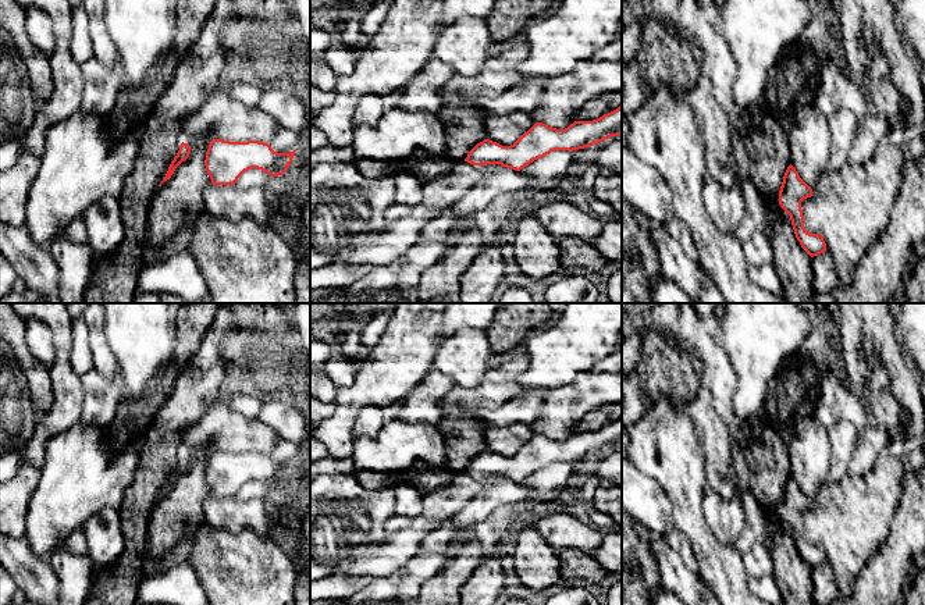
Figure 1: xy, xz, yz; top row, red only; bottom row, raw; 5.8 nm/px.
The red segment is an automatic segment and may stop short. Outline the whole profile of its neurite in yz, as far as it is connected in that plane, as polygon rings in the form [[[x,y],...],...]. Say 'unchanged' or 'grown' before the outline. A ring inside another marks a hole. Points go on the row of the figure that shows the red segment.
unchanged; [[[790,164],[779,191],[779,204],[790,216],[796,238],[801,248],[814,257],[826,252],[826,243],[822,235],[810,234],[804,228],[801,202],[811,196],[812,189],[800,178],[796,168]]]

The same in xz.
unchanged; [[[622,104],[597,120],[574,121],[565,129],[536,122],[510,146],[484,139],[469,152],[465,161],[473,166],[501,164],[520,171],[554,150],[573,152],[619,135],[622,135]]]

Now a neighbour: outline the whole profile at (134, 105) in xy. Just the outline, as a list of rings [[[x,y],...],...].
[[[177,0],[177,36],[167,61],[156,68],[139,86],[125,86],[120,90],[115,106],[107,115],[107,124],[114,139],[135,125],[145,124],[156,100],[171,83],[179,57],[196,42],[210,17],[217,0]]]

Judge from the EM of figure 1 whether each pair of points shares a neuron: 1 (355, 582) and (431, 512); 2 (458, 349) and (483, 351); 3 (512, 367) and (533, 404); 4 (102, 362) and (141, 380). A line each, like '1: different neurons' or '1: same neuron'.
1: same neuron
2: same neuron
3: different neurons
4: different neurons

